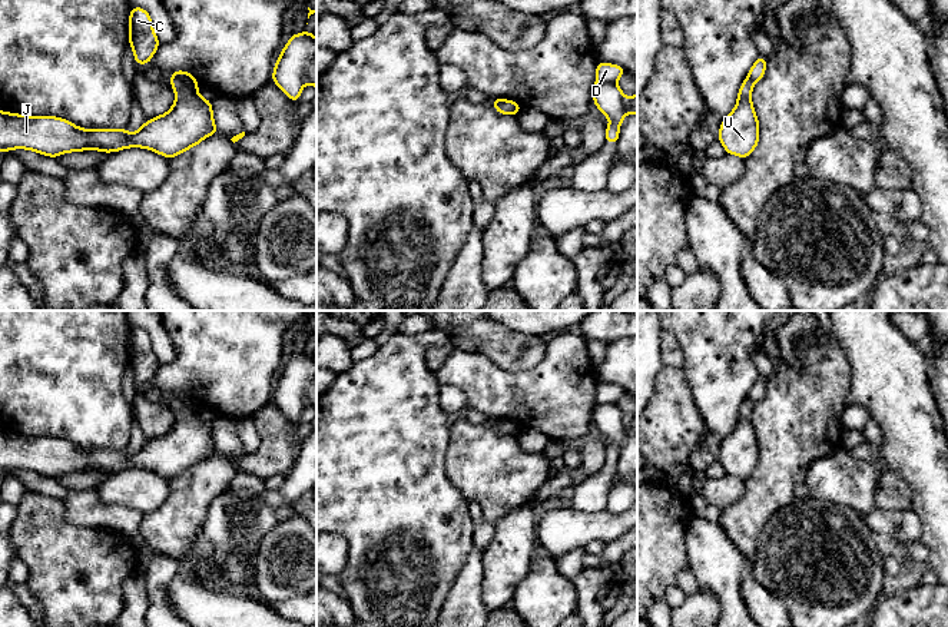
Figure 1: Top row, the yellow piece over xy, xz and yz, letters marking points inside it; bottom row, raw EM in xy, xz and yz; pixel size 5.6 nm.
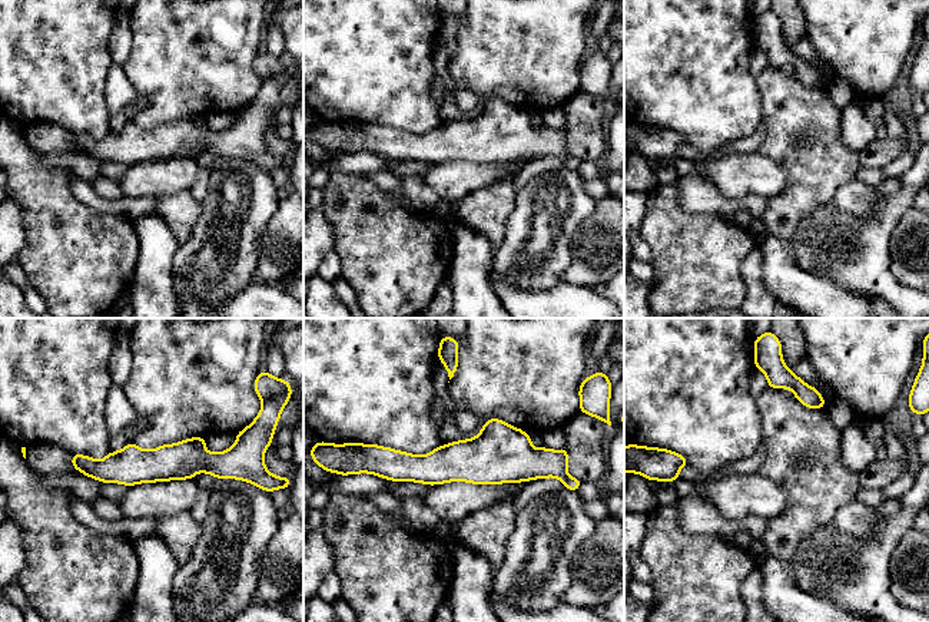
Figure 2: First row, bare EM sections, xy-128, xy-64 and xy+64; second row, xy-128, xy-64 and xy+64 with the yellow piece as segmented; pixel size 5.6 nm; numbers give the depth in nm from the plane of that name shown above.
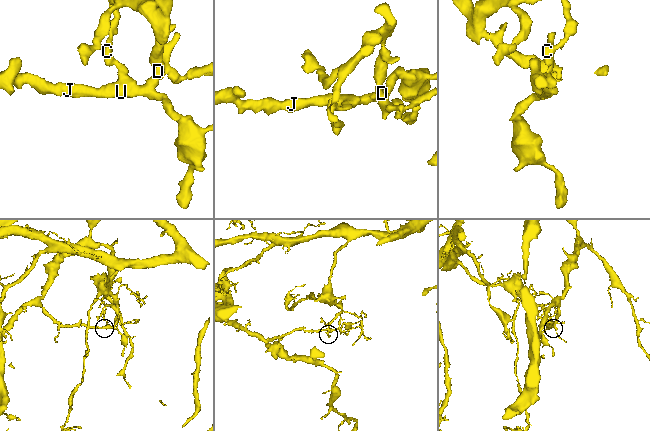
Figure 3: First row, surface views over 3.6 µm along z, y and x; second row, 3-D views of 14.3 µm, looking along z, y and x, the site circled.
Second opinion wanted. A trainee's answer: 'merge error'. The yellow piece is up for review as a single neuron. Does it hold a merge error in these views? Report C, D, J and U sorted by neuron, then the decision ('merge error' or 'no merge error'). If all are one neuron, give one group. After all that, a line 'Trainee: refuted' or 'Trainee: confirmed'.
C / D J U | merge error
Trainee: confirmed

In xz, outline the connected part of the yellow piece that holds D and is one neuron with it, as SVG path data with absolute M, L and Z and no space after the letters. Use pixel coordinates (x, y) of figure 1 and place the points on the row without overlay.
M599 382L596 388L596 405L616 404L626 391L619 385Z

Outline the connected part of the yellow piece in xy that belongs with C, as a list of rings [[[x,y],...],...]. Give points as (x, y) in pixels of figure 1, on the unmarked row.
[[[132,328],[129,336],[129,354],[129,366],[133,369],[136,385],[149,384],[160,362],[153,352],[153,344],[145,329]]]

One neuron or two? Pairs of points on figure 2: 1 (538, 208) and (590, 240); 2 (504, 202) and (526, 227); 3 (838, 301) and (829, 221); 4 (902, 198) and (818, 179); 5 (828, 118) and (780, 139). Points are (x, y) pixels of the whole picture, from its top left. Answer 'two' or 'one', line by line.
1: two
2: two
3: two
4: two
5: one

